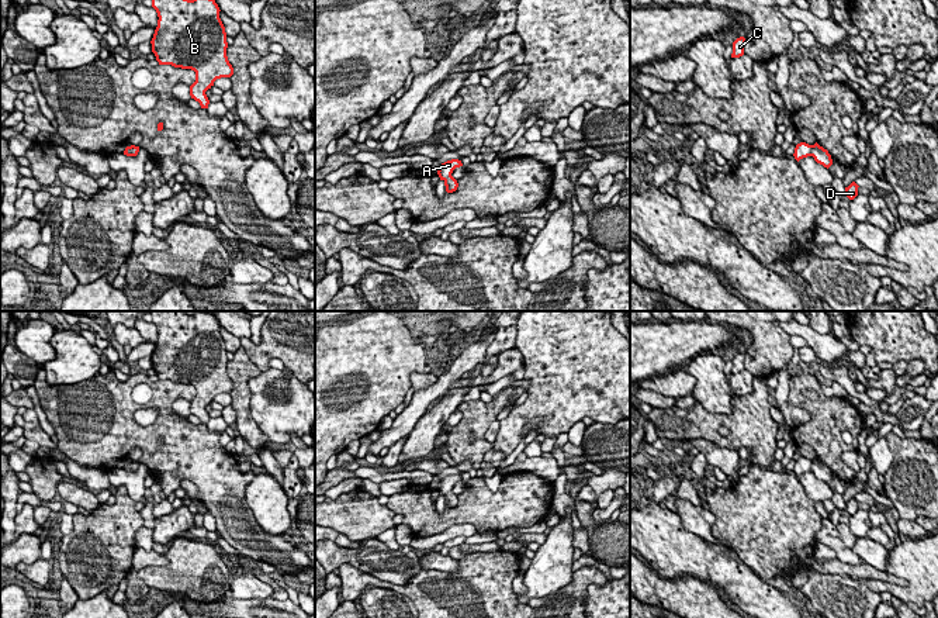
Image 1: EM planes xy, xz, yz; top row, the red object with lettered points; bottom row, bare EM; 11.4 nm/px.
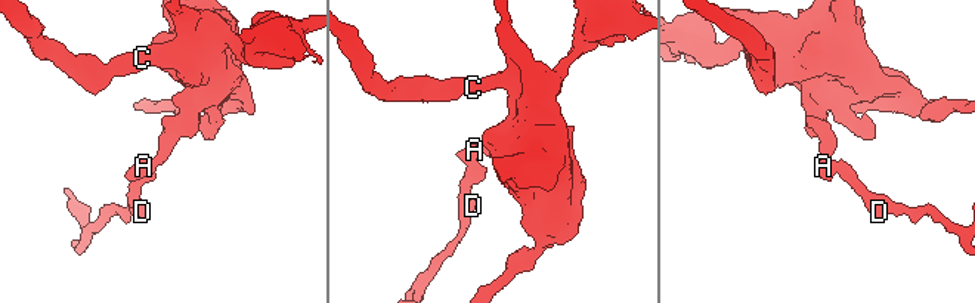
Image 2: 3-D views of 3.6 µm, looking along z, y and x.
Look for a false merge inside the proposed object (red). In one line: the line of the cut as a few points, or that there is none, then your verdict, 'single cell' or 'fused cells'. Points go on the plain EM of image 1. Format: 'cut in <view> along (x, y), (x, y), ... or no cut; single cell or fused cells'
cut in yz along (813, 461), (810, 470); fused cells

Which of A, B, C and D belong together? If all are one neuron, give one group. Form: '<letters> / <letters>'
A B C / D

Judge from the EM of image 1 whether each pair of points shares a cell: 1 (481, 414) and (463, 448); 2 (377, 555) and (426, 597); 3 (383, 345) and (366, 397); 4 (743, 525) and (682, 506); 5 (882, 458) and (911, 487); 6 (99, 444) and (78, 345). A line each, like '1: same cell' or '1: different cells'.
1: same cell
2: different cells
3: same cell
4: different cells
5: different cells
6: different cells

